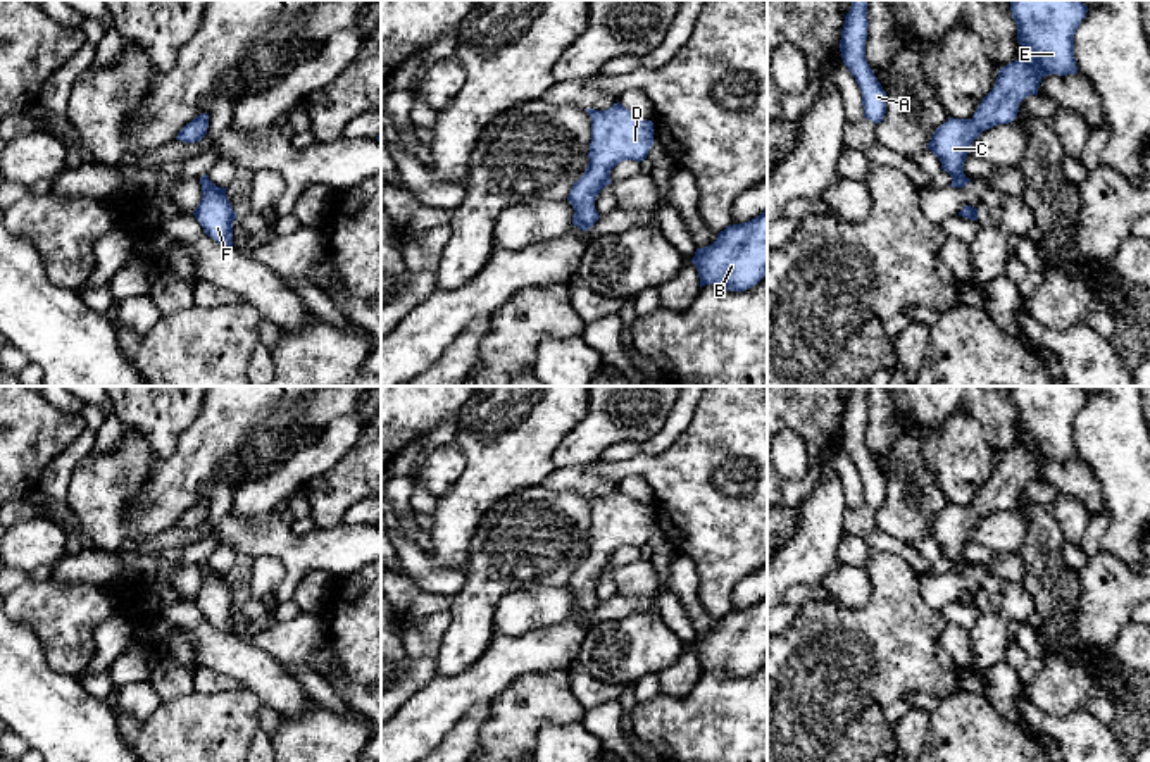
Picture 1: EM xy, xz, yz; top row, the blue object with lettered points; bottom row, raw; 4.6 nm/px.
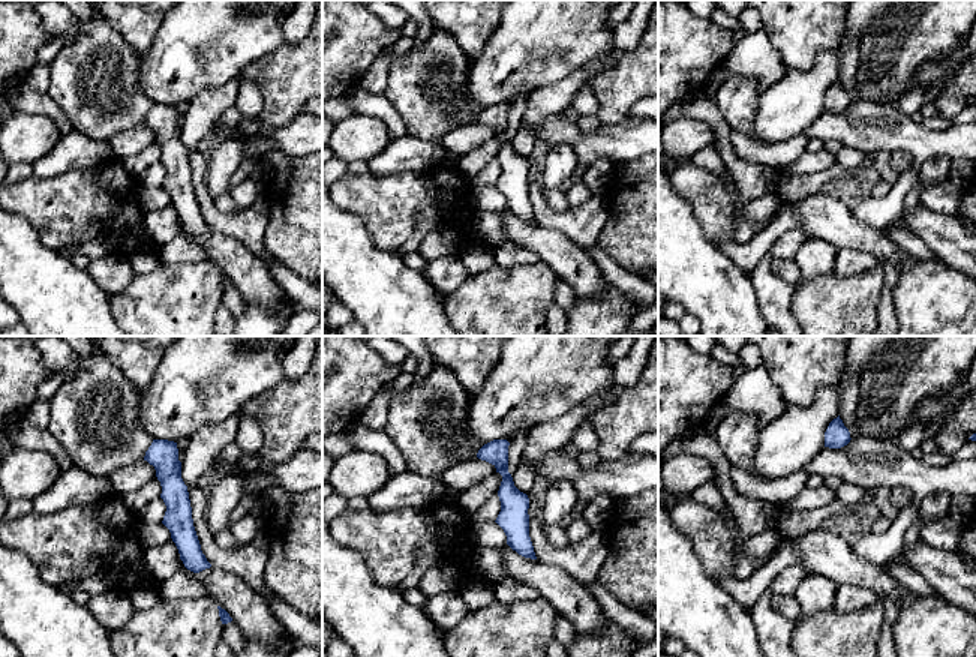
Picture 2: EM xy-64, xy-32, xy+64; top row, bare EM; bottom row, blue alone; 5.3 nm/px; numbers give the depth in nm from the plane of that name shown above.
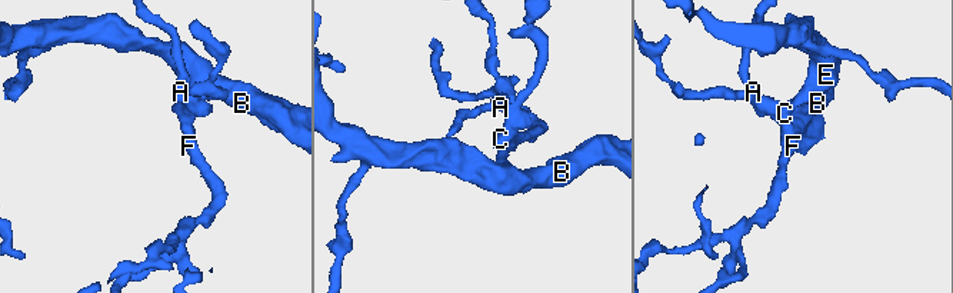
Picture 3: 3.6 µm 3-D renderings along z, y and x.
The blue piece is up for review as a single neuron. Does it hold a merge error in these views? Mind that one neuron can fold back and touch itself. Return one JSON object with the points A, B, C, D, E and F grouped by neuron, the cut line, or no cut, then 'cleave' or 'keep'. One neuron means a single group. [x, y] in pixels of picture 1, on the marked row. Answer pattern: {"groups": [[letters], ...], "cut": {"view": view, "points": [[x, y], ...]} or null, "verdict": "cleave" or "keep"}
{"groups": [["A", "B", "C", "D", "E", "F"]], "cut": null, "verdict": "keep"}

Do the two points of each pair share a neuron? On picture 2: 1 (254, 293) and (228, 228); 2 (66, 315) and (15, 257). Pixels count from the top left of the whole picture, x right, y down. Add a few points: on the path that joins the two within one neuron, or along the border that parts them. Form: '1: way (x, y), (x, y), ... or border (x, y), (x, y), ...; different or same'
1: border (212, 228), (234, 237), (261, 257); different
2: way (56, 300), (27, 272); same

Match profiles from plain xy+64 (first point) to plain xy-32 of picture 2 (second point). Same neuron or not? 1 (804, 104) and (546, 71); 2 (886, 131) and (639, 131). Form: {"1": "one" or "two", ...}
{"1": "one", "2": "one"}

